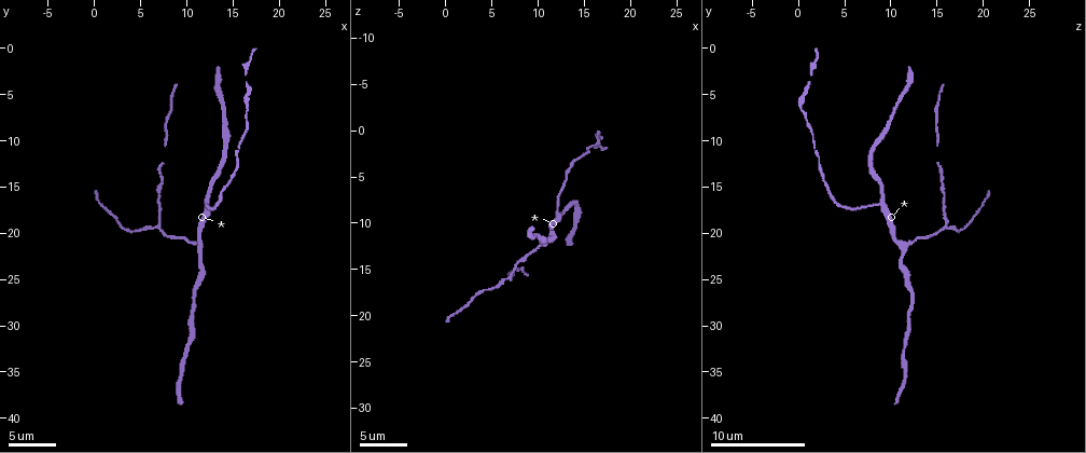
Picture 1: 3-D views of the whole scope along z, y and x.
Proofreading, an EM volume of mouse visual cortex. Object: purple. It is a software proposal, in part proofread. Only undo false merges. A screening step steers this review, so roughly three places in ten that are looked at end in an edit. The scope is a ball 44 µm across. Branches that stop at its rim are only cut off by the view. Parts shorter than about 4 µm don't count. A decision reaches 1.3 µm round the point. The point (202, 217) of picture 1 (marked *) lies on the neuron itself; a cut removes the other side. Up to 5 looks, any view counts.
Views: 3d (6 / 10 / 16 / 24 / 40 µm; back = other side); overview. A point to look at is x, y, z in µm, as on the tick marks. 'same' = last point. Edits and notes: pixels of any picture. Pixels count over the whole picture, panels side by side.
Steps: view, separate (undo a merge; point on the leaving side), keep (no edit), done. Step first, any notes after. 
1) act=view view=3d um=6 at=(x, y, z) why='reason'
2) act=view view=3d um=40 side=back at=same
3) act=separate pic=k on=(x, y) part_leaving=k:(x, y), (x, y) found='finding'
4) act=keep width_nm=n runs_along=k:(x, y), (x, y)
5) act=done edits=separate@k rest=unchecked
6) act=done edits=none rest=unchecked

act=view view=3d um=6 at=(11.6, 21.6, 11.4) why='a fork'

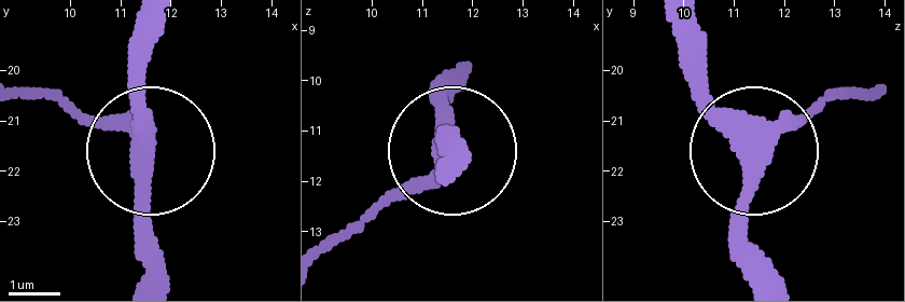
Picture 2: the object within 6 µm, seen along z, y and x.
act=view view=3d um=6 side=back at=same why='from behind'

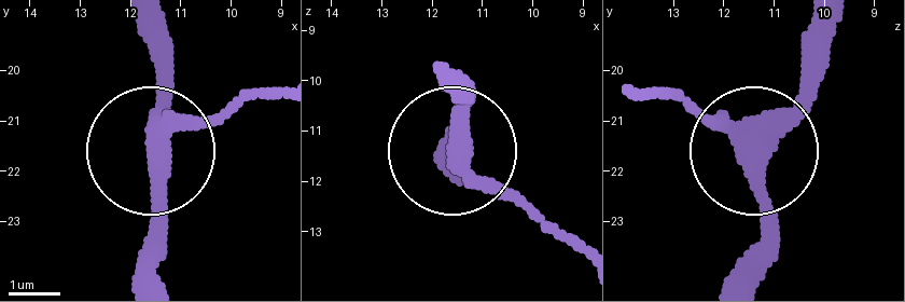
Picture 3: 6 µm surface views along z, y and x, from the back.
act=keep width_nm=350 runs_along=3:(819, 24), (802, 100), (754, 165), (767, 276) found='one neuron here'

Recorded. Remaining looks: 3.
act=view view=3d um=16 at=(12.2, 17.0, 8.6) why='three-way junction'

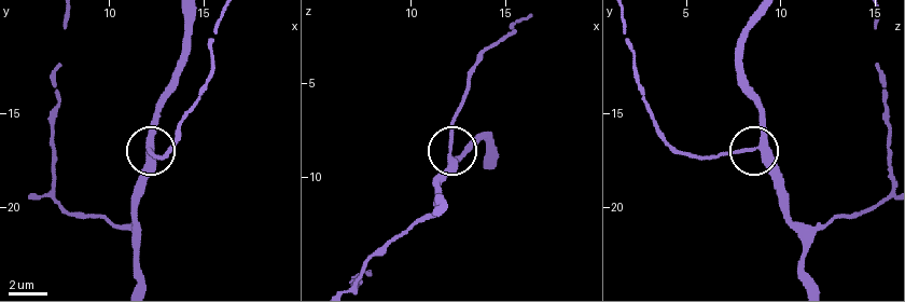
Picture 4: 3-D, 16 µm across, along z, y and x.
act=view view=3d um=16 side=back at=(12.1, 16.7, 8.6) why='other side'

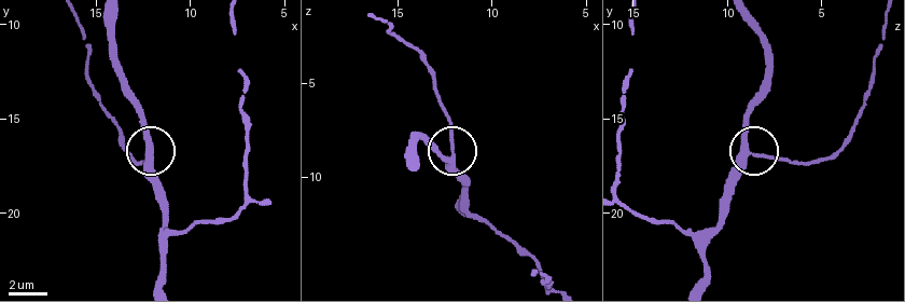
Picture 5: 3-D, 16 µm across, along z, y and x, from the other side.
act=keep runs_along=5:(727, 179), (751, 152), (745, 110) found='all the same neuron'

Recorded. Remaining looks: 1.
act=done edits=none rest=unchecked

